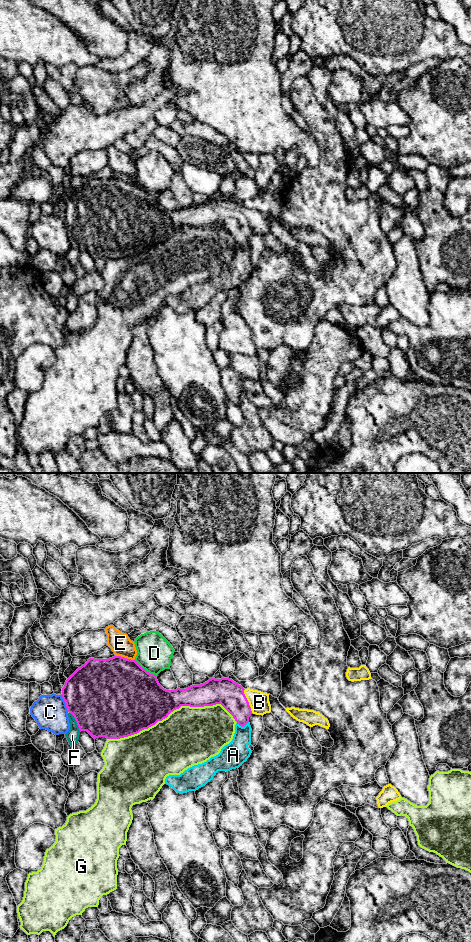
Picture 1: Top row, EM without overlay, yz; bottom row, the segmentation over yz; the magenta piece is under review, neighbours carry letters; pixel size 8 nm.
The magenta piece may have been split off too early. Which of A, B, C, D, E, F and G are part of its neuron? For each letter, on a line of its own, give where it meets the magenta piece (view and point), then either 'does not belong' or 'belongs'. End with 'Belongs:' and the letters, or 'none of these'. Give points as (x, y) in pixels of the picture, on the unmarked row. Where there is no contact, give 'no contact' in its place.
A: contact yz (242, 246); does not belong
B: contact yz (247, 221); belongs
C: contact yz (65, 222); does not belong
D: contact yz (144, 189); does not belong
E: contact yz (125, 178); does not belong
F: contact yz (76, 241); does not belong
G: contact yz (172, 231); does not belong
Belongs: B

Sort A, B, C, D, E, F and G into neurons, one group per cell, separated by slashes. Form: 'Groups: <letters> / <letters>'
Groups: A / B / C / D / E / F / G

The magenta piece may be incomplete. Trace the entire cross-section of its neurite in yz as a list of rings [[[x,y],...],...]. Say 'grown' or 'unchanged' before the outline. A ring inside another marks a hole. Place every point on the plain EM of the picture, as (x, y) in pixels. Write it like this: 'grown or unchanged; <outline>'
grown; [[[121,176],[109,179],[89,178],[66,200],[61,215],[68,232],[74,236],[80,252],[87,251],[94,259],[99,257],[120,259],[137,254],[167,238],[171,232],[181,226],[204,227],[221,224],[242,247],[249,242],[252,233],[263,236],[271,232],[269,214],[250,208],[244,209],[232,199],[211,198],[203,204],[192,205],[186,209],[166,210],[159,204],[156,195],[147,192],[135,180]]]

